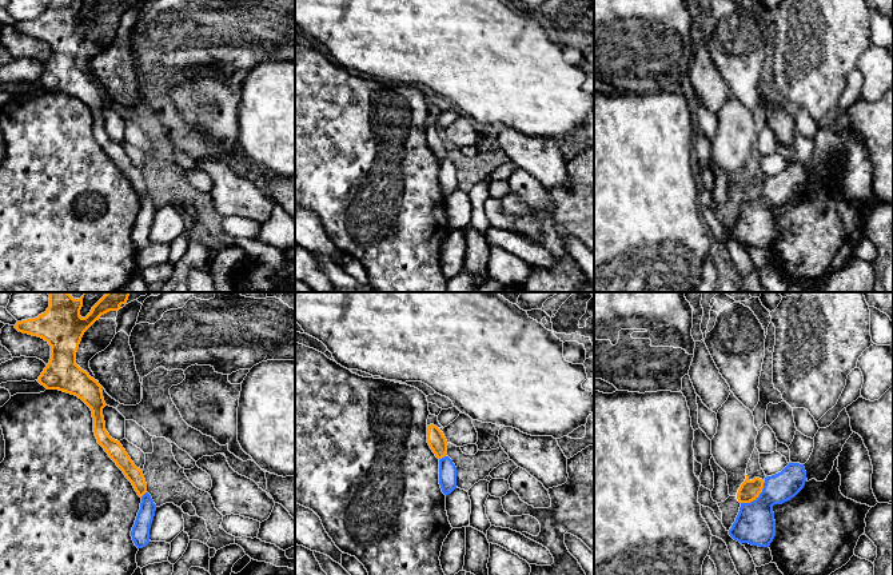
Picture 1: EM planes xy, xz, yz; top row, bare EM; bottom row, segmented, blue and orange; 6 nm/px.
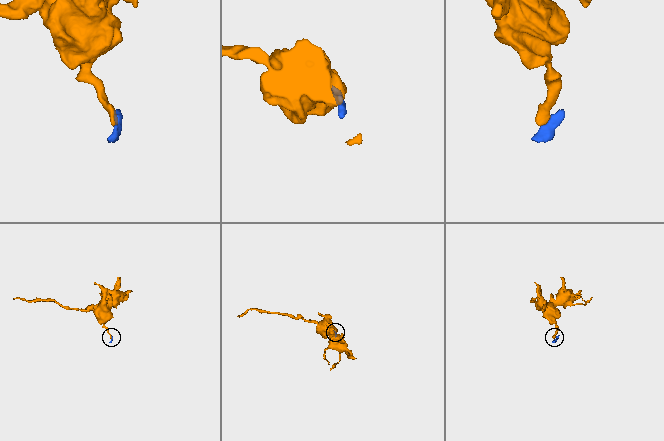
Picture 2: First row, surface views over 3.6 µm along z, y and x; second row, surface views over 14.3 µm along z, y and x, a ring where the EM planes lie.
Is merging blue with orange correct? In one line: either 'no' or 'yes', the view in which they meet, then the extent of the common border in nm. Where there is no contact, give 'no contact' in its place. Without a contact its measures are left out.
no; meets blue in yz; contact 200 nm long

